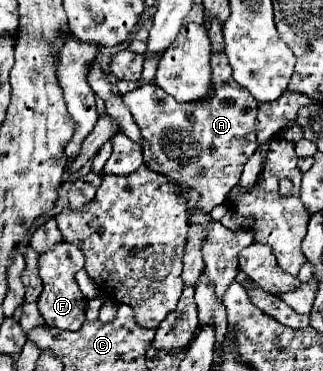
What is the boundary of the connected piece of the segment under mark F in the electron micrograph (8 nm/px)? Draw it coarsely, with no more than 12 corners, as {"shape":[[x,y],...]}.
{"shape":[[73,243],[39,255],[47,325],[77,331],[85,303],[75,273],[85,257]]}

